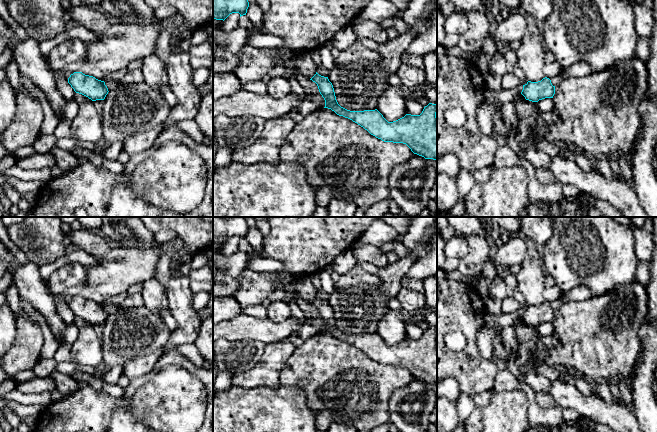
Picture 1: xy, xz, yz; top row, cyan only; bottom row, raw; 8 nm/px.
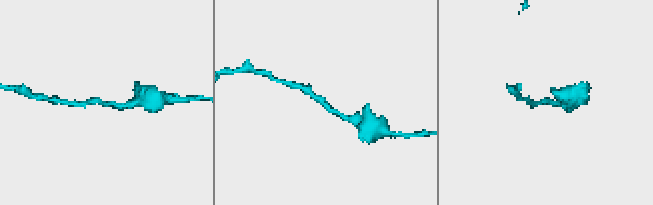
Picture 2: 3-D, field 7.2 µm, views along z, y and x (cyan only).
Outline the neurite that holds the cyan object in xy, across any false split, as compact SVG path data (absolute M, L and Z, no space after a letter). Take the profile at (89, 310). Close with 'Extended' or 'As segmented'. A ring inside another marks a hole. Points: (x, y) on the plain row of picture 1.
M82 296L71 298L68 307L76 317L82 318L92 325L104 324L109 316L104 305L85 299Z. As segmented

